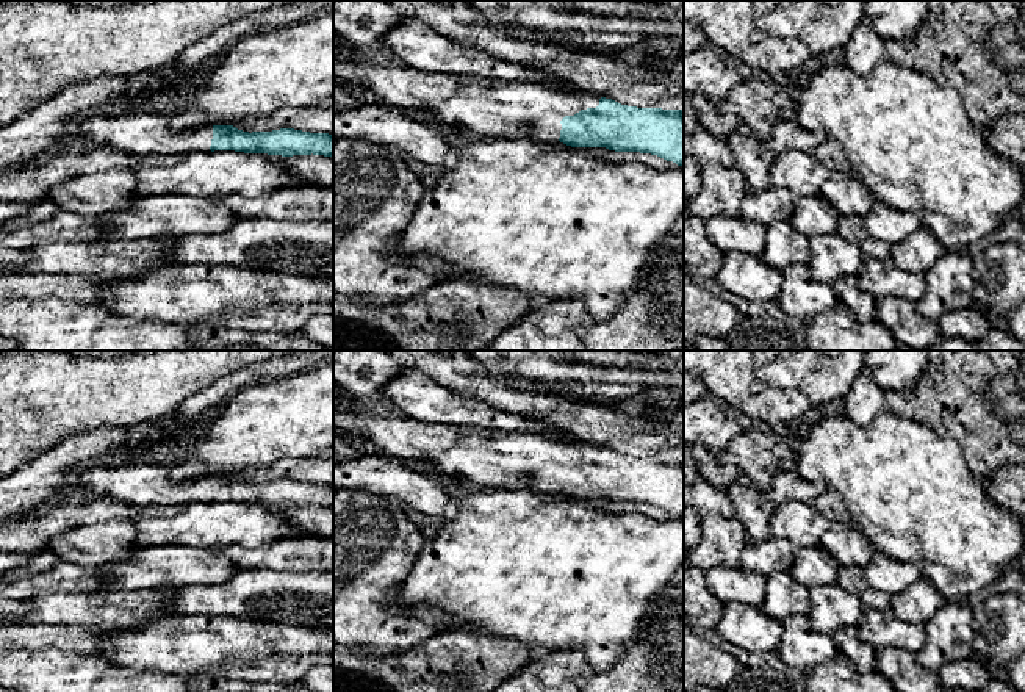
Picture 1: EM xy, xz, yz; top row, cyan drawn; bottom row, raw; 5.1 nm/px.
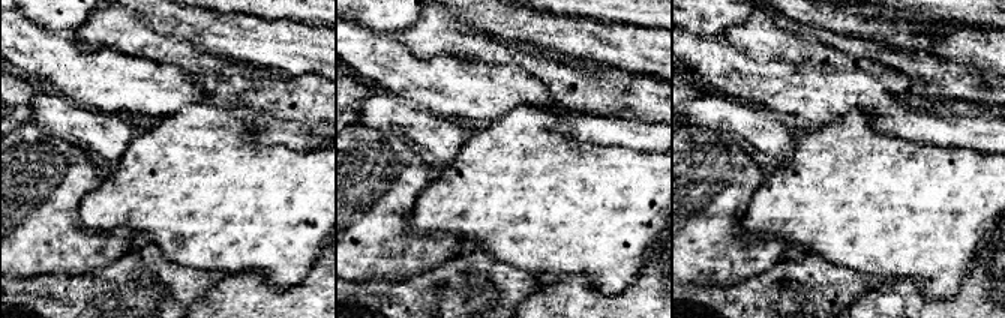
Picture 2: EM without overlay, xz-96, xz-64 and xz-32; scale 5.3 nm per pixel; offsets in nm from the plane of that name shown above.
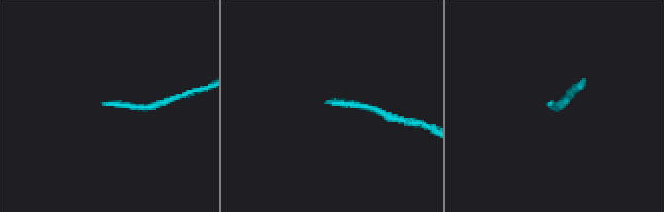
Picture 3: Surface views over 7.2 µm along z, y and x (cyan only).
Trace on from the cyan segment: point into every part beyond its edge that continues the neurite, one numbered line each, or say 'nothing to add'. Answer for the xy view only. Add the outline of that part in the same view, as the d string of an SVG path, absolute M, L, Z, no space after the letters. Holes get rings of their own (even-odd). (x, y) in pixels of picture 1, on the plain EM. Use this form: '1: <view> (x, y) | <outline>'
1: xy (140, 484) | M171 462L127 463L122 467L92 465L77 473L77 484L100 498L146 507L210 501L213 476L174 482L167 478Z

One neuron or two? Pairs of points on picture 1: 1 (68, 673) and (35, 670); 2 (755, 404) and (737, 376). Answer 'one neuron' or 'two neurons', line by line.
1: one neuron
2: one neuron

